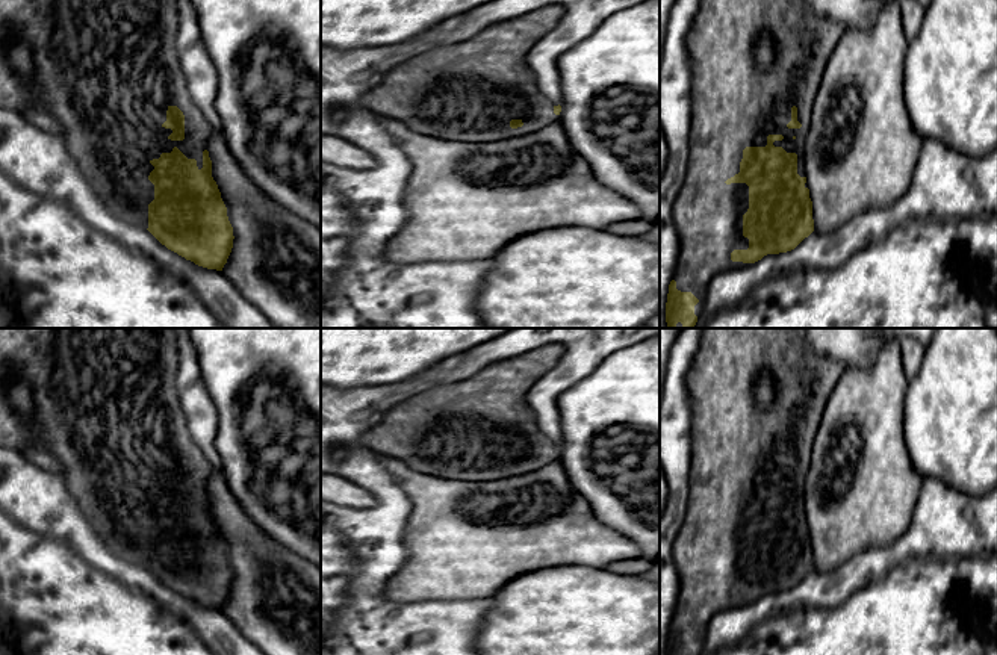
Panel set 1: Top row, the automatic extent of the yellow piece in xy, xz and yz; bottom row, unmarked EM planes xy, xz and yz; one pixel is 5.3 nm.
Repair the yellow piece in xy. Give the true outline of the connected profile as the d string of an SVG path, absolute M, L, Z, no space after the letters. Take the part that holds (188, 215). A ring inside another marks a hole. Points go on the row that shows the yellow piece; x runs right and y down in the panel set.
M0 0L0 109L20 113L32 106L45 109L62 126L61 136L70 154L76 159L80 172L113 215L147 228L162 245L186 260L207 269L222 271L233 248L233 227L218 185L212 177L212 160L206 150L213 126L209 124L189 94L177 53L177 32L177 0ZM21 42L32 48L35 76L30 79L24 79L14 71L5 57L9 47Z

